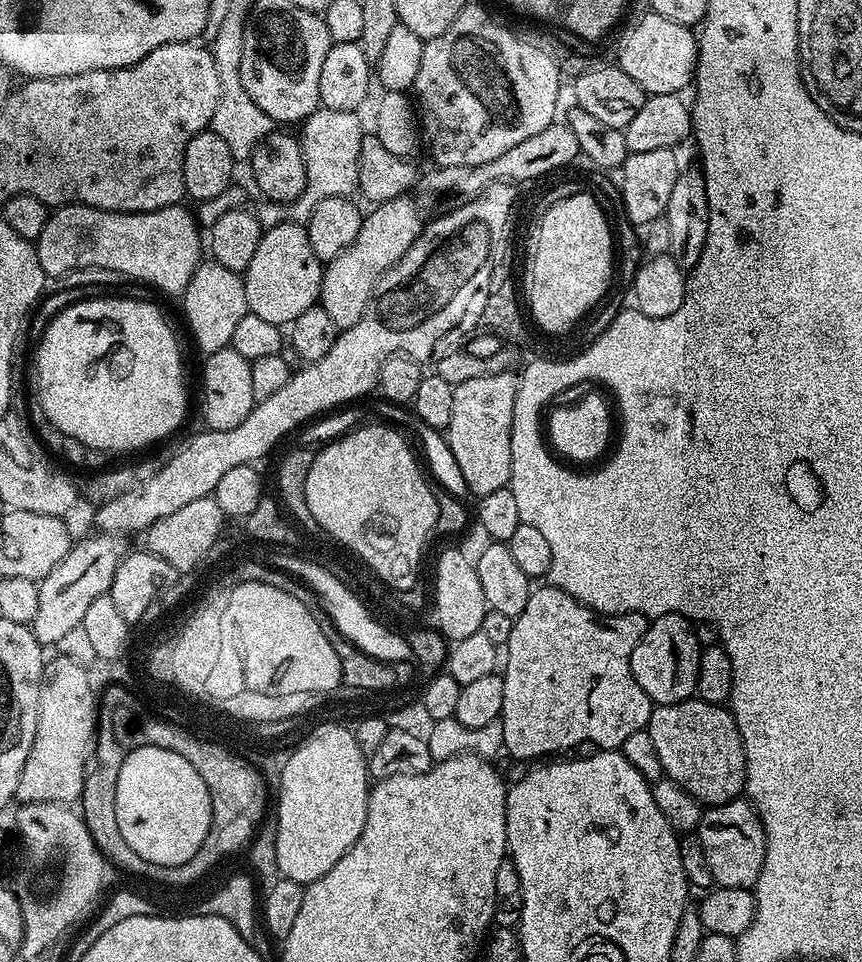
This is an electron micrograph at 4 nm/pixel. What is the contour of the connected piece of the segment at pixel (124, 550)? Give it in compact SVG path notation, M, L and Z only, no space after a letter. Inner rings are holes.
M100 532L95 535L88 536L85 540L77 539L66 554L66 558L62 558L62 562L58 562L58 566L54 566L54 570L50 570L50 574L46 574L46 578L39 581L38 614L34 614L30 627L36 636L36 641L41 646L60 644L70 630L84 623L86 609L90 606L90 602L94 602L94 598L108 595L110 582L114 582L114 570L118 570L118 562L122 562L122 558L127 556L130 551L129 545L124 545L126 540L123 536L112 536L108 532Z

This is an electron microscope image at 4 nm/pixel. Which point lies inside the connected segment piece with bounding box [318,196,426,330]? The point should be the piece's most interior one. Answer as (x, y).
(349, 282)

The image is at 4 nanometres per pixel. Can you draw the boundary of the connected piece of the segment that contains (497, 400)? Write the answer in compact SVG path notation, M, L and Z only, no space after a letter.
M515 371L487 373L484 377L461 379L454 387L454 406L450 417L450 426L446 430L446 439L450 446L450 454L454 454L454 462L458 462L458 470L462 470L462 478L466 478L466 486L473 497L479 498L486 494L494 494L494 490L509 487L512 478L512 459L510 458L510 438L512 437L512 419L514 418L514 398L520 385Z

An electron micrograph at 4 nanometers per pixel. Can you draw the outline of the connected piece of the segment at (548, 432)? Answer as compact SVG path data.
M599 375L585 376L574 382L586 386L588 396L572 408L566 406L552 406L547 398L540 404L539 410L533 410L533 430L539 435L540 448L544 453L559 461L569 468L572 473L580 474L587 470L605 471L620 457L620 448L623 447L625 436L612 436L612 430L608 430L608 418L606 408L602 404L602 396L594 396L600 390L602 378Z

